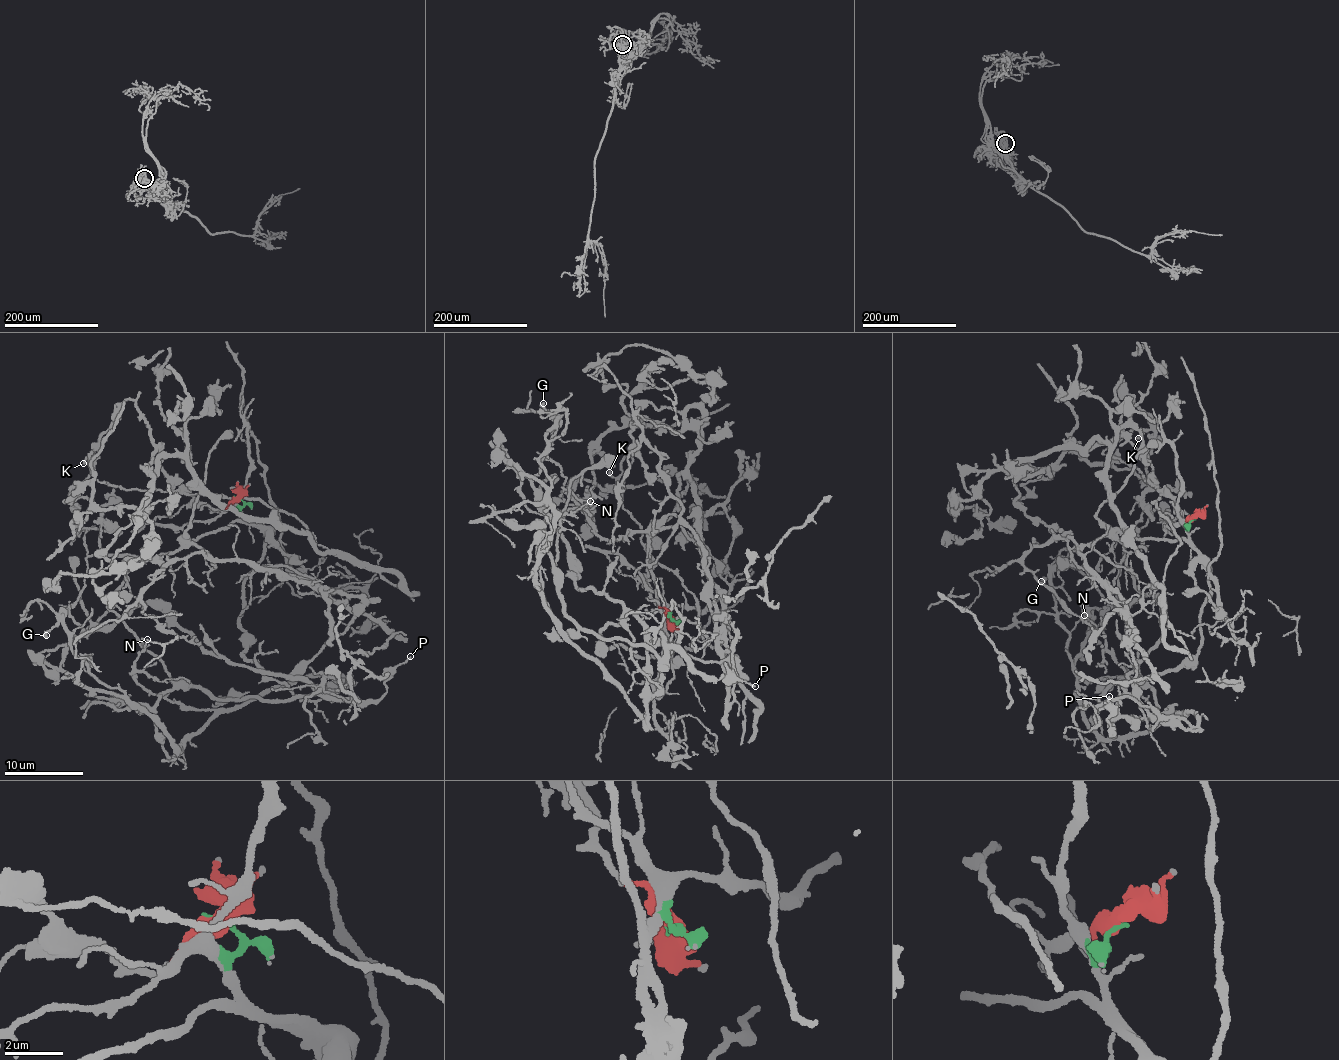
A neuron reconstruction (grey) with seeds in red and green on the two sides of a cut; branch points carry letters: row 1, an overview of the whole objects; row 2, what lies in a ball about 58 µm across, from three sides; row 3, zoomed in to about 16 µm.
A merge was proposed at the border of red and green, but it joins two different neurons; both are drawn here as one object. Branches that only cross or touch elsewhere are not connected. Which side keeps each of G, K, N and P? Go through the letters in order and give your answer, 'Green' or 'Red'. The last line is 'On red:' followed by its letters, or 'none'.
G: Green
K: Red
N: Green
P: Green
On red: K

